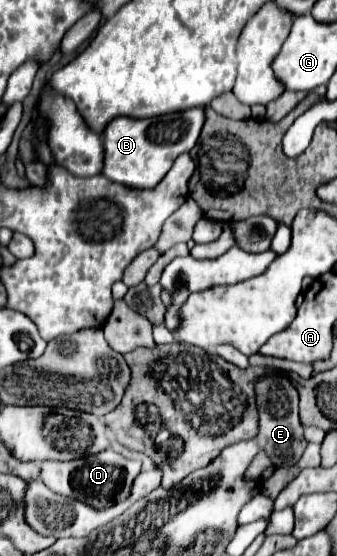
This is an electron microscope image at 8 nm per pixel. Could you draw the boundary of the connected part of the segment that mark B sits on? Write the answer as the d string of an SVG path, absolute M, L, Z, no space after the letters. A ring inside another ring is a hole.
M187 109L181 113L169 113L169 115L159 115L159 117L149 117L149 119L131 119L131 117L115 117L107 123L103 129L103 149L105 149L105 159L103 159L103 169L101 175L107 179L127 185L127 187L139 187L139 189L151 189L155 187L165 173L171 169L173 161L181 155L191 151L191 147L199 139L199 131L203 127L203 109Z

